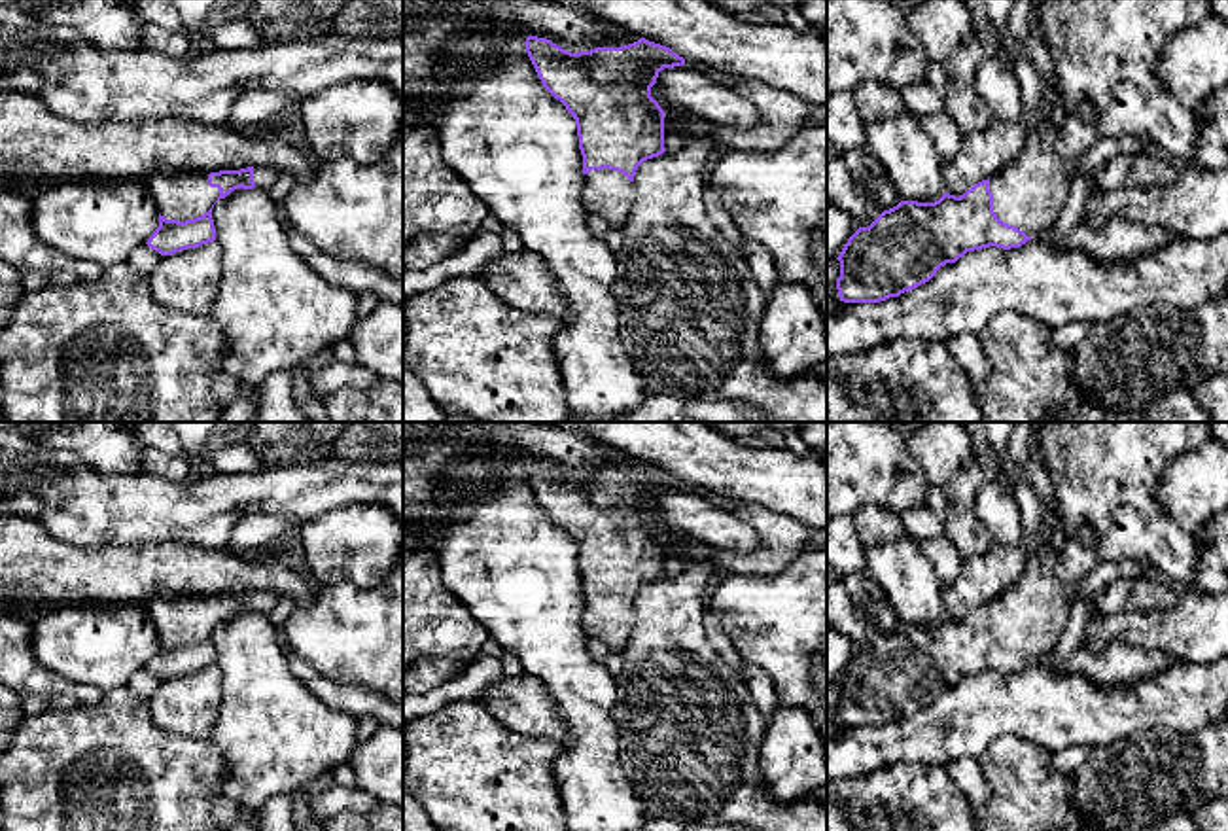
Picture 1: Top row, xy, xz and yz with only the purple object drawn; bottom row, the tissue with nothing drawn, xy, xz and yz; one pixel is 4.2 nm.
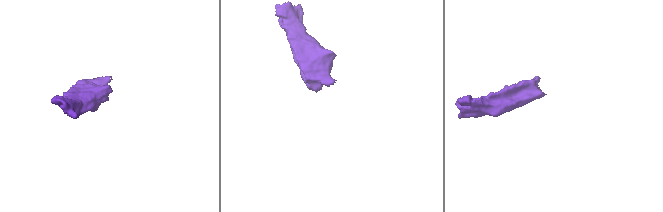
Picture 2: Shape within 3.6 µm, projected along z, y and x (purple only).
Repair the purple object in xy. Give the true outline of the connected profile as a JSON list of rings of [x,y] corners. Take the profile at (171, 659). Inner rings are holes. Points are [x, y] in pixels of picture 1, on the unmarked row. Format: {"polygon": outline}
{"polygon": [[[271,591],[240,594],[153,594],[148,611],[159,632],[159,651],[148,670],[161,680],[216,664],[212,632],[235,613],[267,613],[280,596]]]}

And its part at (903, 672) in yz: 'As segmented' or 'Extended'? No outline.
Extended

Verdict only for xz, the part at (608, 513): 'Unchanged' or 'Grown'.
Grown

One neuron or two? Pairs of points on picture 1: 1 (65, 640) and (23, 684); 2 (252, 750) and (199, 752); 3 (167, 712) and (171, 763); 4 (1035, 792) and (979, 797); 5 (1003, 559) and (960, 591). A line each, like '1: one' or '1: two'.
1: two
2: two
3: two
4: two
5: one

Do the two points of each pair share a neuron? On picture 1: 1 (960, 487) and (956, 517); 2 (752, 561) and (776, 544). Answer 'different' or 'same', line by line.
1: different
2: same

